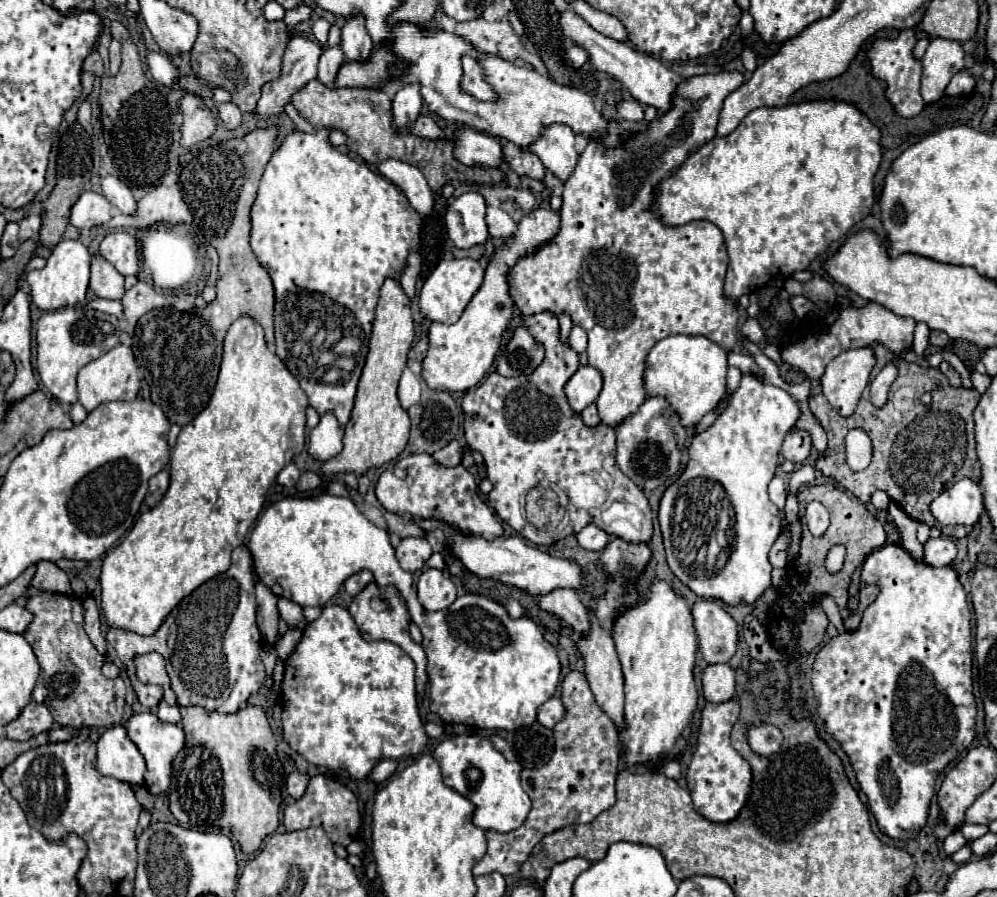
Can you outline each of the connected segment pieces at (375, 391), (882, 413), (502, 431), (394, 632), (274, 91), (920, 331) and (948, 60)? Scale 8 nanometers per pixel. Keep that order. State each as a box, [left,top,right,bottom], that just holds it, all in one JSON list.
[[320,278,414,476],[808,360,980,526],[462,312,652,546],[350,582,426,694],[256,36,322,116],[912,324,930,356],[922,38,964,102]]

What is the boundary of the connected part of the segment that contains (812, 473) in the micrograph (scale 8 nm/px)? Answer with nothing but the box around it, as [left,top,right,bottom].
[788,464,816,494]

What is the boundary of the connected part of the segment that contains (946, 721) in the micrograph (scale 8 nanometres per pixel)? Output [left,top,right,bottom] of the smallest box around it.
[812,544,976,840]

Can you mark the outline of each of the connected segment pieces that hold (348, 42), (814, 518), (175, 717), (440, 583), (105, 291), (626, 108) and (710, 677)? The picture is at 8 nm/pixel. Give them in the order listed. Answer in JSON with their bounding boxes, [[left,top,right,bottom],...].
[[342,12,374,60],[805,502,830,536],[156,700,180,722],[418,568,456,612],[90,254,124,300],[618,100,644,122],[702,664,736,702]]

